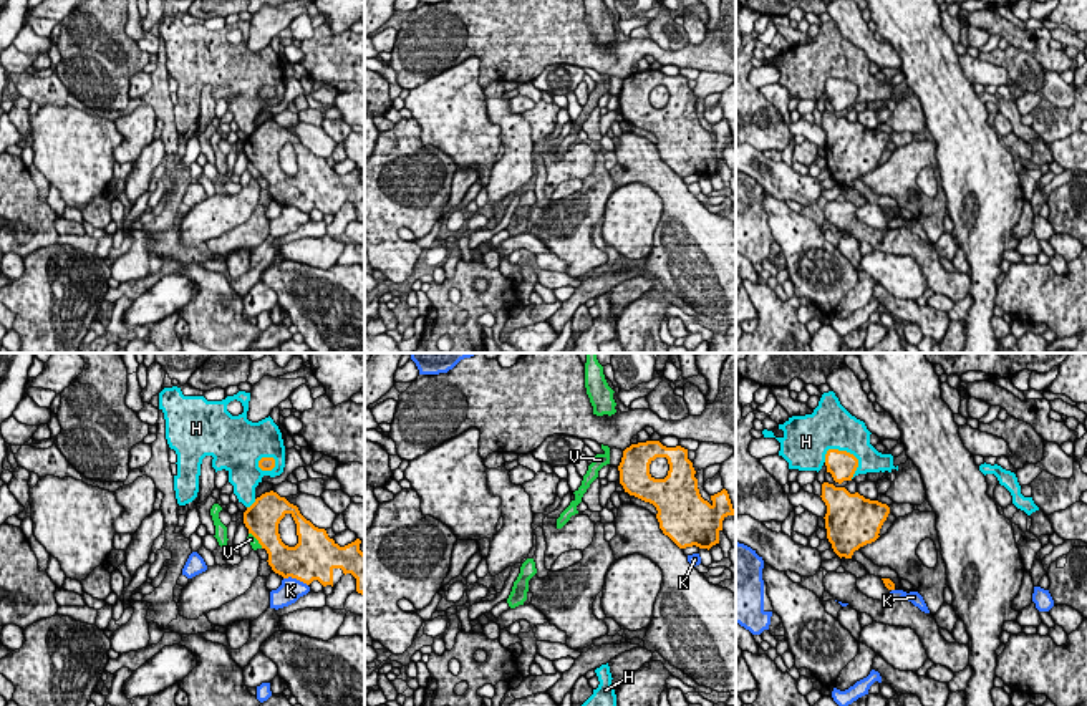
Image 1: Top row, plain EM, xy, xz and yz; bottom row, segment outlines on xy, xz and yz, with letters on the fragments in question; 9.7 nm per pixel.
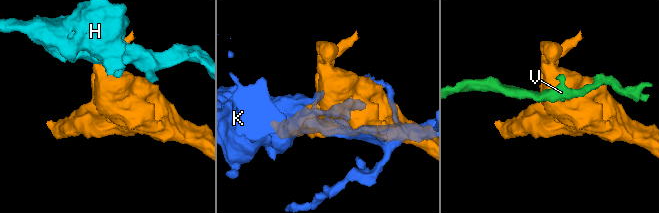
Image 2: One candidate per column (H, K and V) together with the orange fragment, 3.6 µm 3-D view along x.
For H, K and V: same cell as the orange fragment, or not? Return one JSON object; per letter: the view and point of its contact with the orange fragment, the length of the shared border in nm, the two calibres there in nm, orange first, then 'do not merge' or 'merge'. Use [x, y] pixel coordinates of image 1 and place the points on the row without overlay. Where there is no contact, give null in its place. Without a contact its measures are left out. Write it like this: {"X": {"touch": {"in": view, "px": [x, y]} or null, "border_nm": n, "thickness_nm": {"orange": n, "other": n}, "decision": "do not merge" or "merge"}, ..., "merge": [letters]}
{"H": {"touch": {"in": "yz", "px": [852, 83]}, "border_nm": 380, "thickness_nm": {"orange": 280, "other": 360}, "decision": "do not merge"}, "K": {"touch": {"in": "xy", "px": [295, 206]}, "border_nm": 260, "thickness_nm": {"orange": 420, "other": 220}, "decision": "do not merge"}, "V": {"touch": {"in": "xy", "px": [257, 168]}, "border_nm": 200, "thickness_nm": {"orange": 340, "other": 90}, "decision": "do not merge"}, "merge": []}

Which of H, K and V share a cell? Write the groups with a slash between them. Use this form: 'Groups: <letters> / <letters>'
Groups: H / K / V

